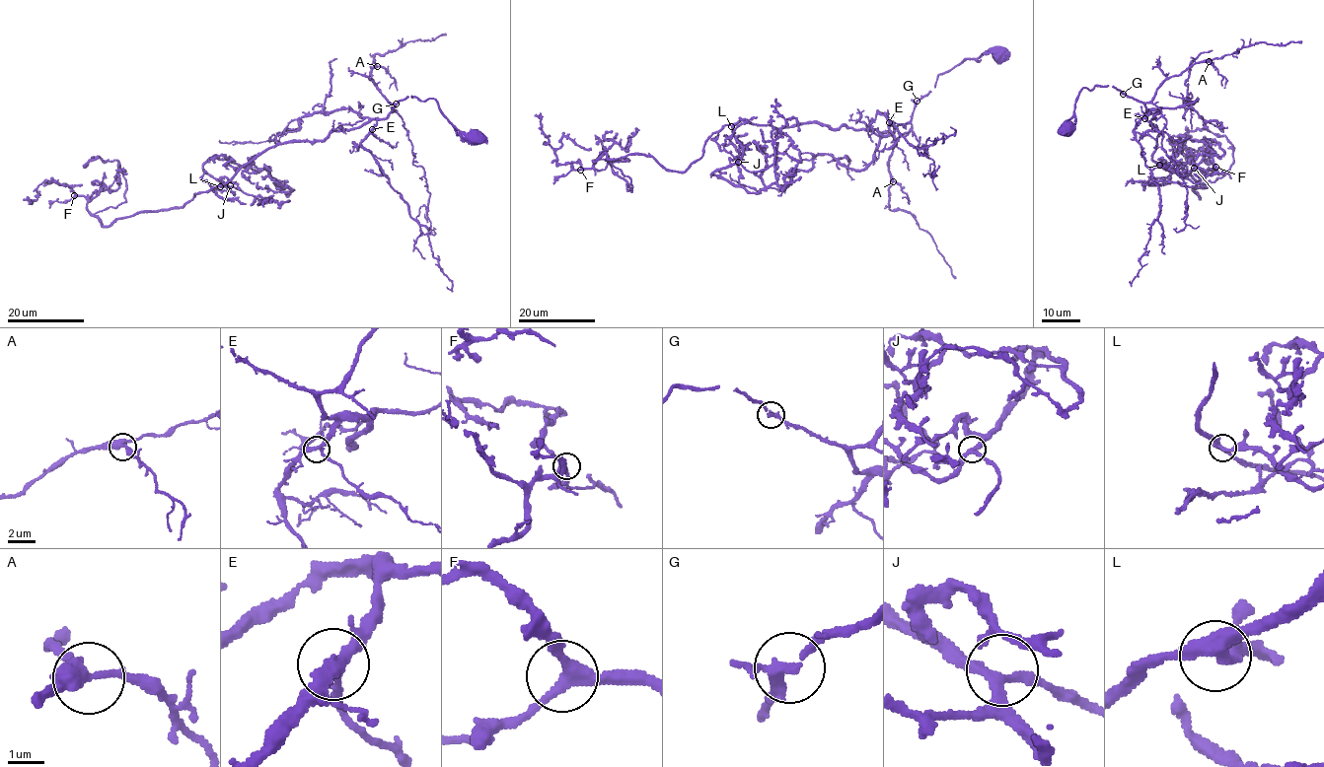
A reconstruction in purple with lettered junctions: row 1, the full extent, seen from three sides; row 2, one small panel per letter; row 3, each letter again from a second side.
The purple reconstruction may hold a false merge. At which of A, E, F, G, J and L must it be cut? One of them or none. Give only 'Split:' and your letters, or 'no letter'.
Split: no letter

